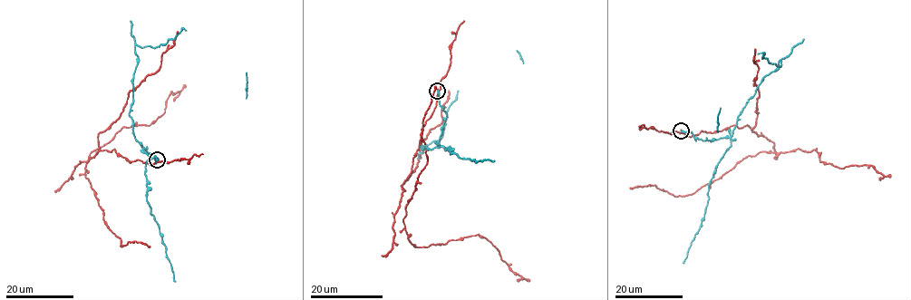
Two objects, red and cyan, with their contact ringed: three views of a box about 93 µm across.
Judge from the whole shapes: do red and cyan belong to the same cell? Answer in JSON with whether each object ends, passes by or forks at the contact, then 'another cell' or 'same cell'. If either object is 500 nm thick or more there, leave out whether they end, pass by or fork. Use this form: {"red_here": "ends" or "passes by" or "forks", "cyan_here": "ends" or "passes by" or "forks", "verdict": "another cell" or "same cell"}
{"red_here": "passes by", "cyan_here": "ends", "verdict": "another cell"}

